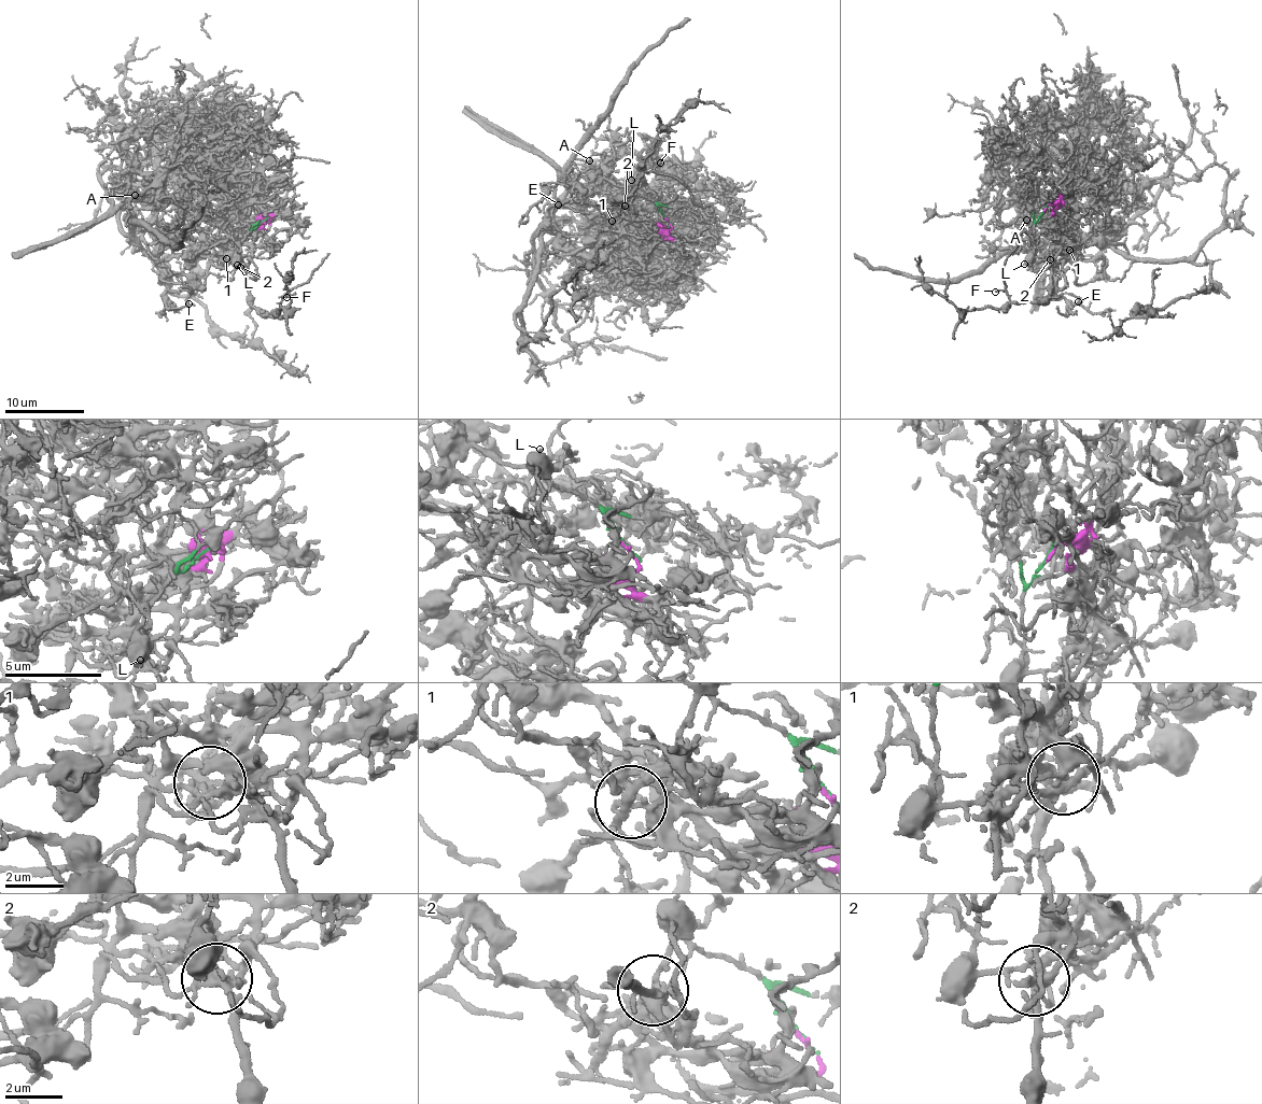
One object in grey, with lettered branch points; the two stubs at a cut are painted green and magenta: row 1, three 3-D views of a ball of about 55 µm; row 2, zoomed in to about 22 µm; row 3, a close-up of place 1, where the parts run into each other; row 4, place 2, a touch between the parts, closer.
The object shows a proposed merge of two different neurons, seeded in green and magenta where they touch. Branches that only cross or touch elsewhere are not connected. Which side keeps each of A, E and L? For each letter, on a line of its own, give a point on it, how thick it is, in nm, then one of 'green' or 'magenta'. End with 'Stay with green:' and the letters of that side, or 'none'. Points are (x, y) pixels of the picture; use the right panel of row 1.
A: at (1026, 220); 90 nm thick; magenta
E: at (1078, 301); 140 nm thick; magenta
L: at (1024, 264); 550 nm thick; green
Stay with green: L

